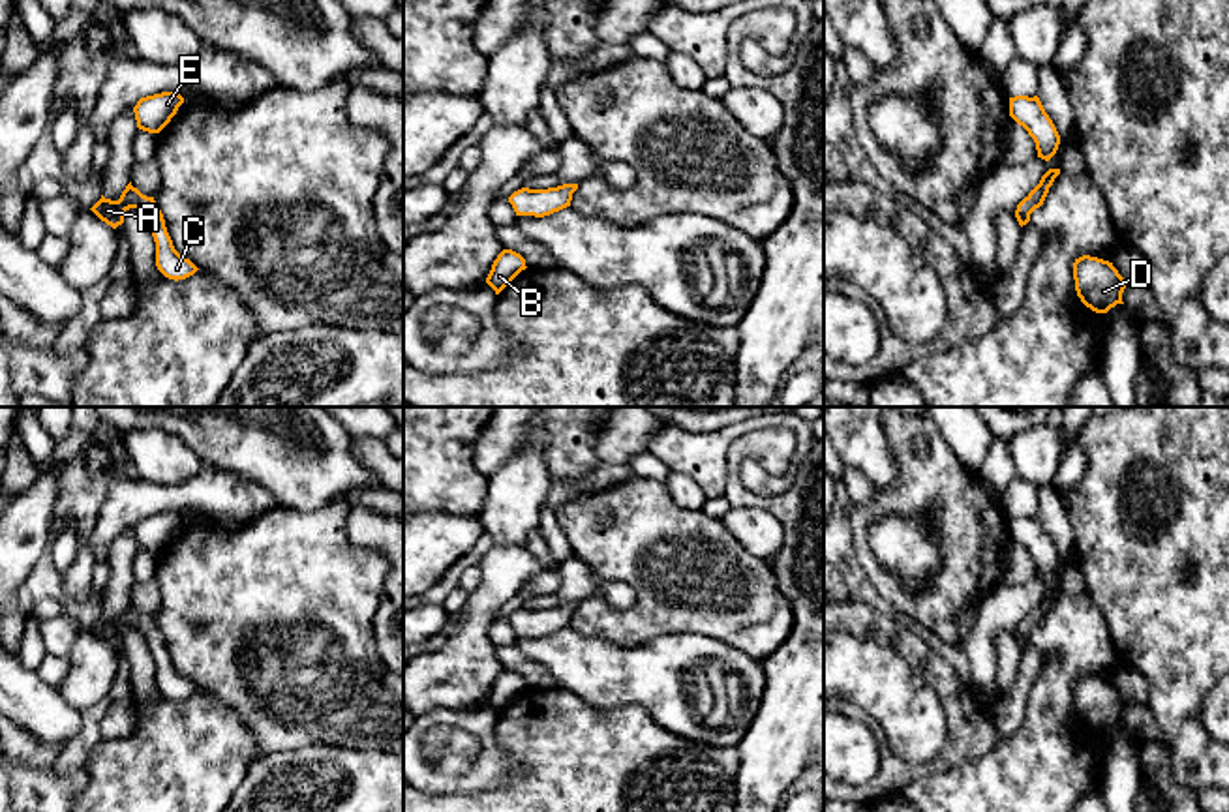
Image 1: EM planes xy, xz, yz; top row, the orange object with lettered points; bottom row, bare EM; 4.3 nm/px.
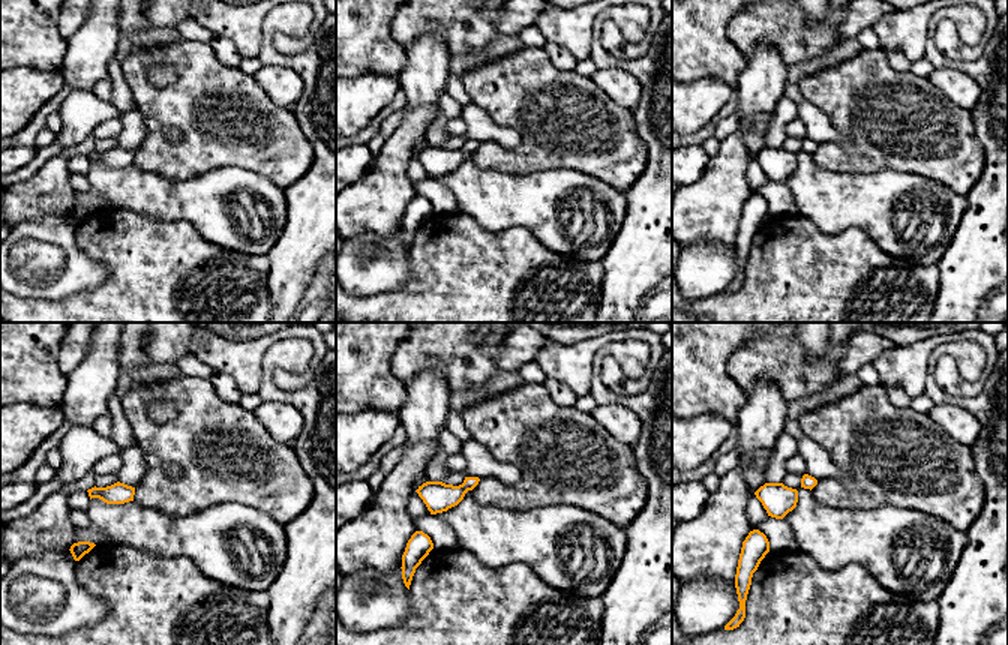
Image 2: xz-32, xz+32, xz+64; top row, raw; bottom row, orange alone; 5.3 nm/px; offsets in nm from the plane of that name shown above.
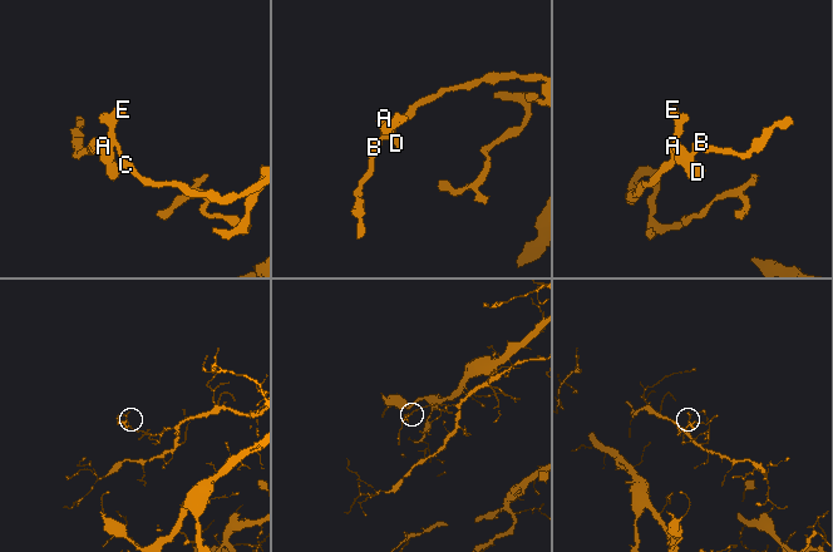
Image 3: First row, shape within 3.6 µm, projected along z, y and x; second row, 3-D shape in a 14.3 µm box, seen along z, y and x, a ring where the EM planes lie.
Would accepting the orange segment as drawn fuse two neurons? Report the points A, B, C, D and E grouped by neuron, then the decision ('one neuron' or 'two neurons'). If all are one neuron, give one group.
A B C D E; one neuron

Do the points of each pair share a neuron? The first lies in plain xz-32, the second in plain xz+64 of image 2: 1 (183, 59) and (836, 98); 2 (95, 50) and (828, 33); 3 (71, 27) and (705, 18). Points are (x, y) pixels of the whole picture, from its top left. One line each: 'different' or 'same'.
1: same
2: different
3: different

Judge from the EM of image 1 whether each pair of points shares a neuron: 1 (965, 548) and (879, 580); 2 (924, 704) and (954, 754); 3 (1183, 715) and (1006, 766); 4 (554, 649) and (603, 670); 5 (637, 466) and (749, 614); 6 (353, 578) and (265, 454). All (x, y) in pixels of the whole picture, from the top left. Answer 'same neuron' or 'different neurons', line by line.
1: same neuron
2: different neurons
3: different neurons
4: same neuron
5: different neurons
6: different neurons

